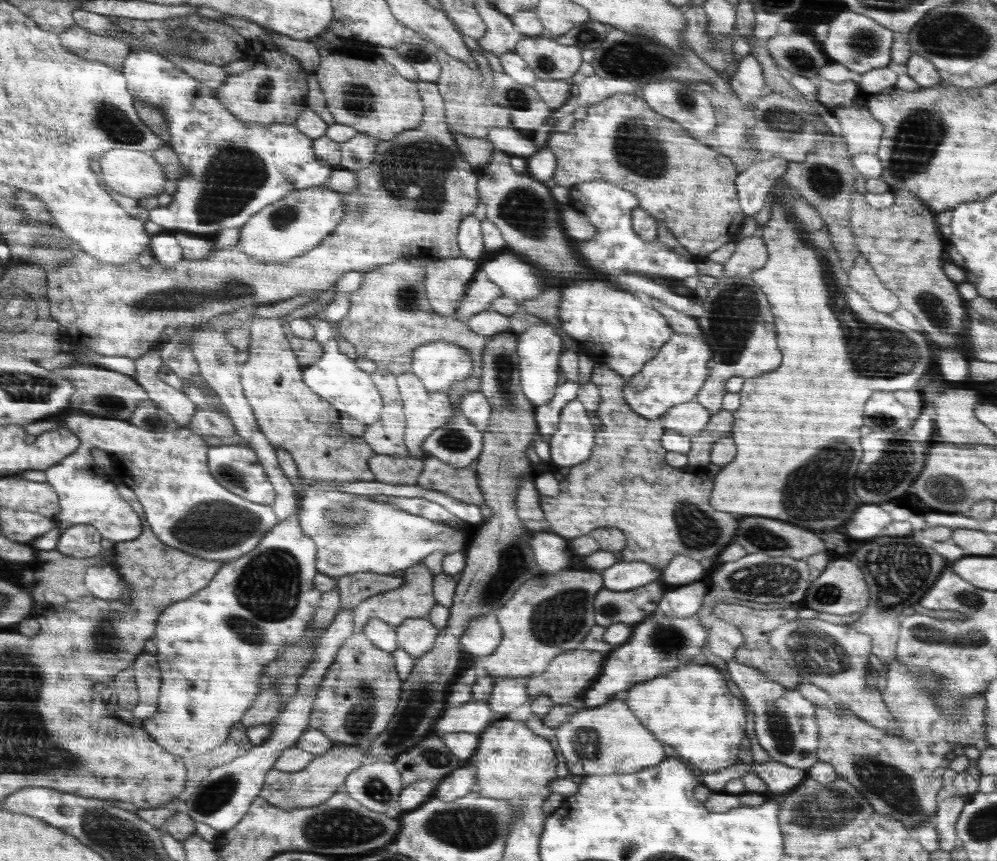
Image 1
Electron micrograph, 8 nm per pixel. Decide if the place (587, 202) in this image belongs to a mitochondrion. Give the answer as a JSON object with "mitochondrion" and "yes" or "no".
{"mitochondrion":"no"}

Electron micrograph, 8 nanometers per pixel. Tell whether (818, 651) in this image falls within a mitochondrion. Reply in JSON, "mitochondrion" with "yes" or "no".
{"mitochondrion":"yes"}

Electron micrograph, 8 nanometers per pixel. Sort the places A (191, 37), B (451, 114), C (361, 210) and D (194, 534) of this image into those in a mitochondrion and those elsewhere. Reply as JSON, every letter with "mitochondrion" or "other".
{"A":"mitochondrion","B":"other","C":"mitochondrion","D":"mitochondrion"}

